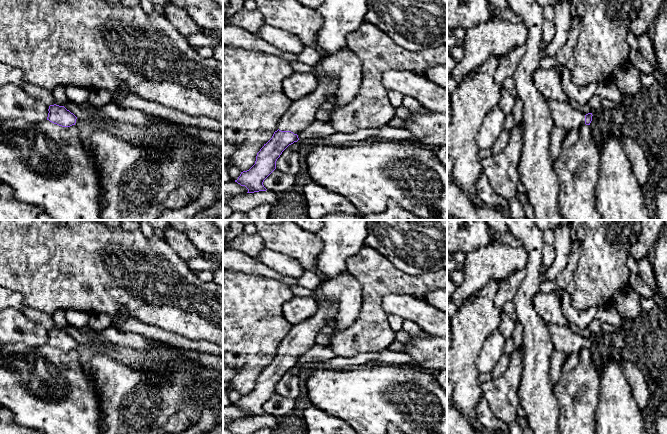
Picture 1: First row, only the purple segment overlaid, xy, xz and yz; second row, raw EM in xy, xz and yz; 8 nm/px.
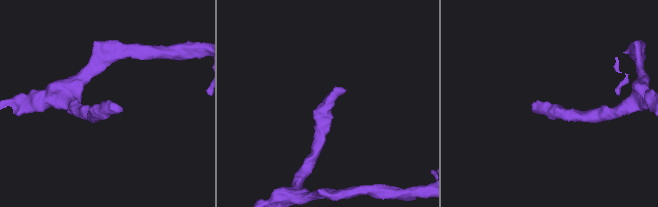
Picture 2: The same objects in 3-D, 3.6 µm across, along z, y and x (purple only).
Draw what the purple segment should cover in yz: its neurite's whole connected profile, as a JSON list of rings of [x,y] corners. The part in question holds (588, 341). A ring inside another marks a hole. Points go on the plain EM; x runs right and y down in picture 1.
[[[548,324],[547,329],[555,350],[566,354],[578,353],[583,348],[590,349],[592,345],[592,337],[585,339],[580,334],[574,333],[569,326]]]

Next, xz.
[[[317,291],[313,297],[317,311],[301,323],[294,324],[284,338],[279,353],[257,377],[255,388],[241,396],[235,406],[248,413],[247,417],[266,415],[264,404],[276,393],[276,385],[282,376],[299,364],[298,357],[315,343],[315,337],[329,320],[335,320],[337,304]]]

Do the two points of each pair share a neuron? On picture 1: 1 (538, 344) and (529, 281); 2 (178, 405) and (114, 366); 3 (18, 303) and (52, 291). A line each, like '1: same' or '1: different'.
1: same
2: same
3: different

